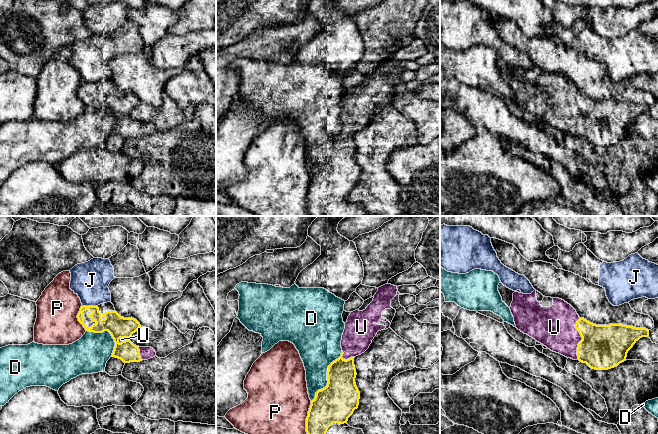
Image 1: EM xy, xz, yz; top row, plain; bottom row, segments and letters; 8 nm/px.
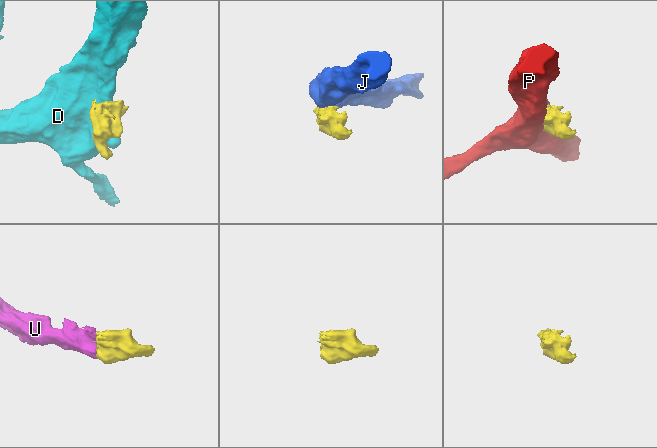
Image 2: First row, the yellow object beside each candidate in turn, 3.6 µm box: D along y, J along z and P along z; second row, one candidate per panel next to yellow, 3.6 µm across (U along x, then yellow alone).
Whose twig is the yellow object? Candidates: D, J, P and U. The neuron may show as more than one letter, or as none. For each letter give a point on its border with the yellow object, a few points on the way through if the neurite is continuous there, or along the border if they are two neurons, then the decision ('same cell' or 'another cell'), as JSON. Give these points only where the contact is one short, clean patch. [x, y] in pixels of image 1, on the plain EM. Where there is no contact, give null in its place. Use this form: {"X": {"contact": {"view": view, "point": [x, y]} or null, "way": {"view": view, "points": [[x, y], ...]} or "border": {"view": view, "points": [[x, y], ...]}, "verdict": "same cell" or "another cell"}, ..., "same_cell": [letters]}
{"D": {"contact": {"view": "xz", "point": [327, 153]}, "verdict": "another cell"}, "J": {"contact": {"view": "xy", "point": [90, 82]}, "verdict": "another cell"}, "P": {"contact": {"view": "xz", "point": [306, 196]}, "verdict": "another cell"}, "U": {"contact": {"view": "yz", "point": [582, 115]}, "verdict": "same cell"}, "same_cell": ["U"]}

